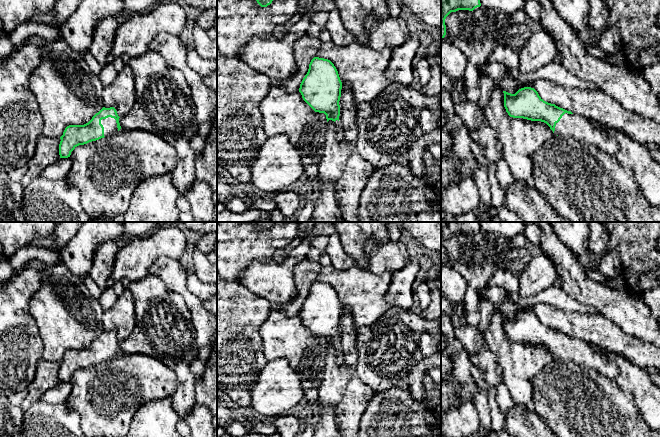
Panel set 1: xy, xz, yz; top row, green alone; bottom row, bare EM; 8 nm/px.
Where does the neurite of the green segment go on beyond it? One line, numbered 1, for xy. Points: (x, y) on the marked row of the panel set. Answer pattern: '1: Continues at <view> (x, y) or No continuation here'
1: Continues at xy (110, 126)

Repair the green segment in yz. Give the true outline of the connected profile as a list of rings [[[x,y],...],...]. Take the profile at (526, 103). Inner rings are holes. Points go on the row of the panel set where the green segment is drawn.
[[[524,87],[515,94],[503,93],[504,107],[510,117],[544,122],[554,135],[594,145],[610,156],[615,156],[619,150],[619,144],[610,132],[600,131],[584,115],[544,101],[534,88]]]

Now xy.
[[[103,107],[84,125],[69,125],[60,137],[60,158],[68,158],[79,145],[117,133],[120,129],[119,116],[114,107]]]

